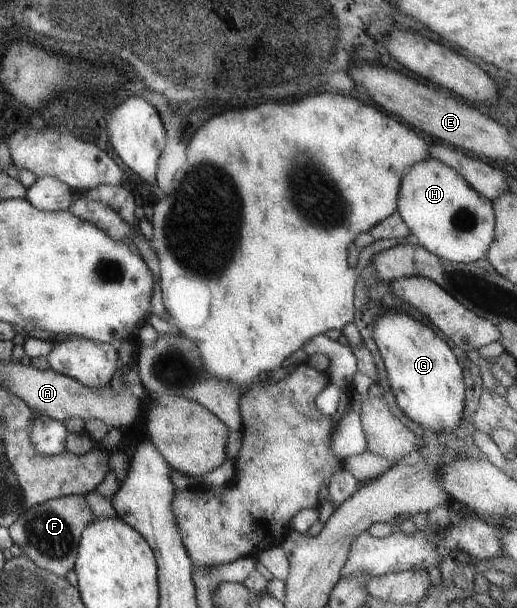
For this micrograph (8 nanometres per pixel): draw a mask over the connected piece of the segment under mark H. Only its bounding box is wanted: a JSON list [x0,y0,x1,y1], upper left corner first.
[398,157,495,263]

